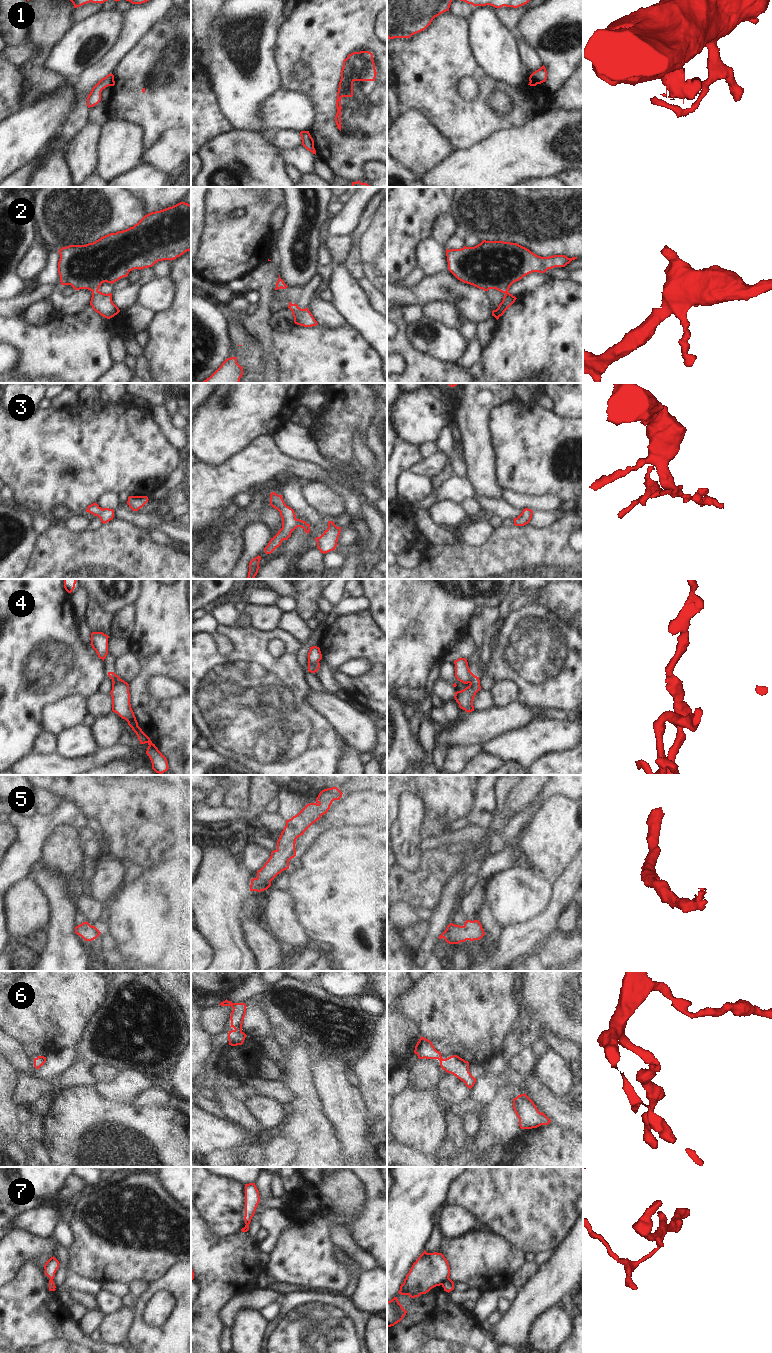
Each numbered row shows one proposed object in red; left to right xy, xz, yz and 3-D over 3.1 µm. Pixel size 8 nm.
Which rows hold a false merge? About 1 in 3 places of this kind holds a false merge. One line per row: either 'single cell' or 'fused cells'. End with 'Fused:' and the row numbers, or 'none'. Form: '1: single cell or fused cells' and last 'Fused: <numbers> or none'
1: fused cells
2: fused cells
3: single cell
4: fused cells
5: single cell
6: single cell
7: fused cells
Fused: 1, 2, 4, 7

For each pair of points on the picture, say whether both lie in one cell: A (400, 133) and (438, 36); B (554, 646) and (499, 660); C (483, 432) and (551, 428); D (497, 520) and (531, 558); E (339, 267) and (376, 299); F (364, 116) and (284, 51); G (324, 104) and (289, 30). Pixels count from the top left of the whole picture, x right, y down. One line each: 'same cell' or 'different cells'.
A: different cells
B: same cell
C: different cells
D: different cells
E: different cells
F: same cell
G: same cell

